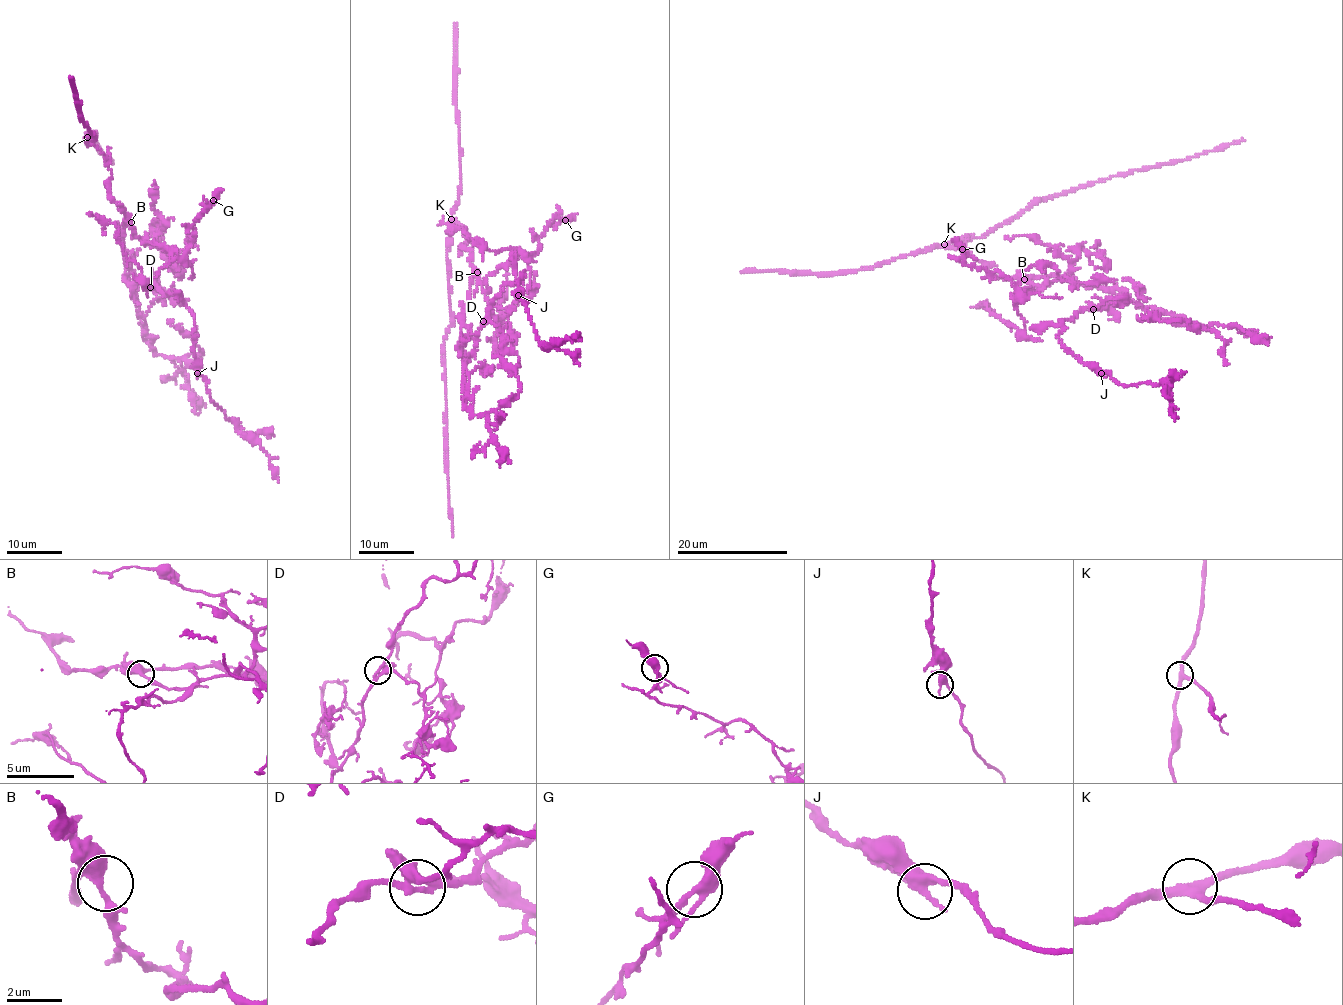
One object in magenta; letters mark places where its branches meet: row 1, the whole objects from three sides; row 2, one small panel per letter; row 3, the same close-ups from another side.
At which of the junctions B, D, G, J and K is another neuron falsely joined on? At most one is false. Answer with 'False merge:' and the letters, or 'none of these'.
False merge: none of these

